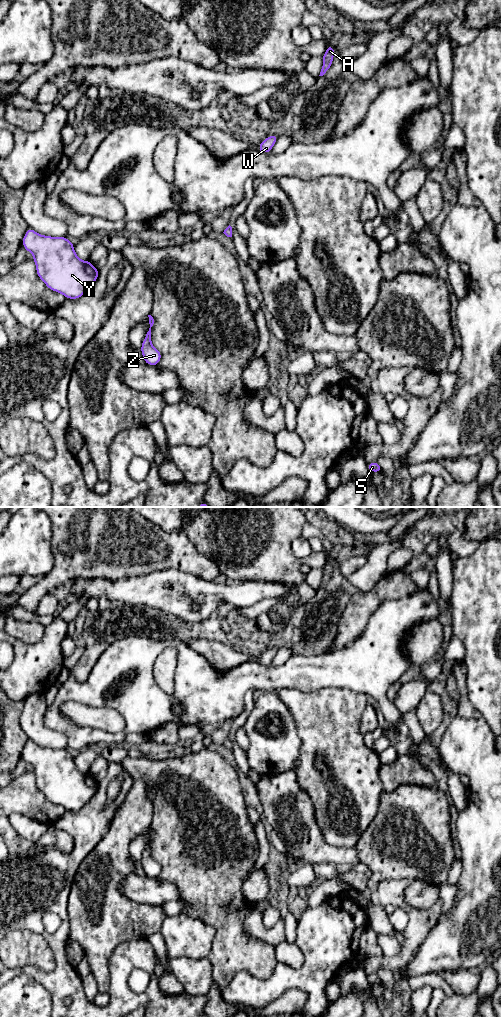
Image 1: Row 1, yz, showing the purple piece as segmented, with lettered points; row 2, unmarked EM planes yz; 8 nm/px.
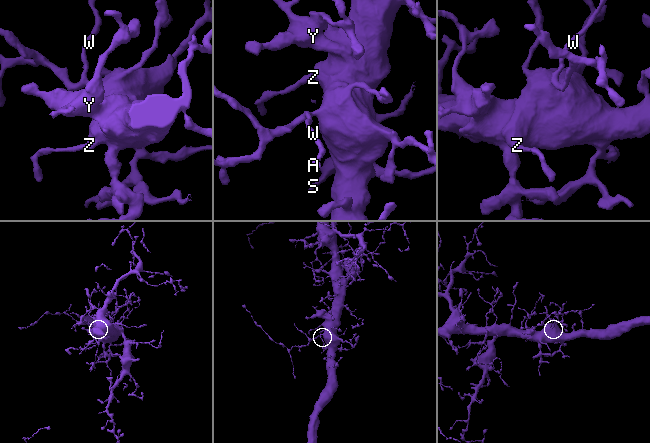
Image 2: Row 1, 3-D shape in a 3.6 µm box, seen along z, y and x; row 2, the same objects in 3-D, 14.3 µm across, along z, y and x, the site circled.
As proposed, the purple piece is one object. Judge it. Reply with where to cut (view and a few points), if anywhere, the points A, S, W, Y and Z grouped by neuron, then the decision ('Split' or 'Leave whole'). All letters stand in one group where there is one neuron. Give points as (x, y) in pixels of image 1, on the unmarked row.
No split. Groups: A S W Y Z. Leave whole

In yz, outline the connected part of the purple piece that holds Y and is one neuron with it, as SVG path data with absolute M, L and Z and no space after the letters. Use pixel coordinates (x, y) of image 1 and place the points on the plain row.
M28 739L22 757L33 767L38 789L67 811L79 811L99 788L99 782L89 772L78 770L74 756L65 748L40 747Z

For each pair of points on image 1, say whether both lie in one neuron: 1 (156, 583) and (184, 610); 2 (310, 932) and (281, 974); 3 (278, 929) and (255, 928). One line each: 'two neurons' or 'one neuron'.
1: one neuron
2: one neuron
3: one neuron

